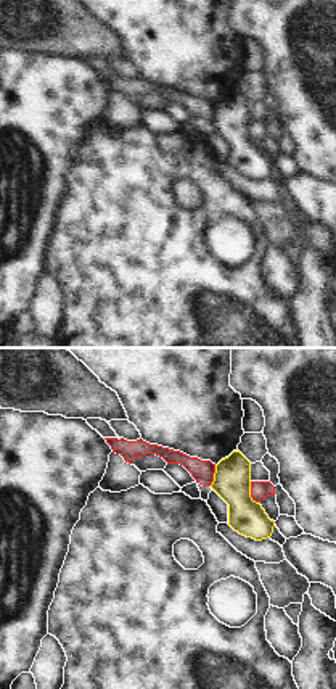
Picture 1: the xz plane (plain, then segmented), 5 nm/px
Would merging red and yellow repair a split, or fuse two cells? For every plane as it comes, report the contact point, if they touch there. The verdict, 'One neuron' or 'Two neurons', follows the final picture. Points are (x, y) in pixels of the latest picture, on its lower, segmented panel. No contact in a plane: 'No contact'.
Touches red at (251, 493).

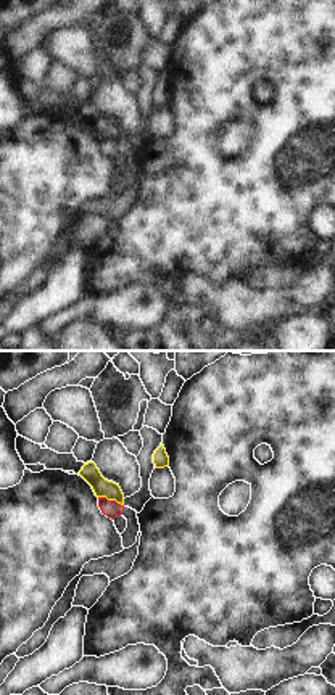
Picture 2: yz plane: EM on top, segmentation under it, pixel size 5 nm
Touches red at (111, 501).

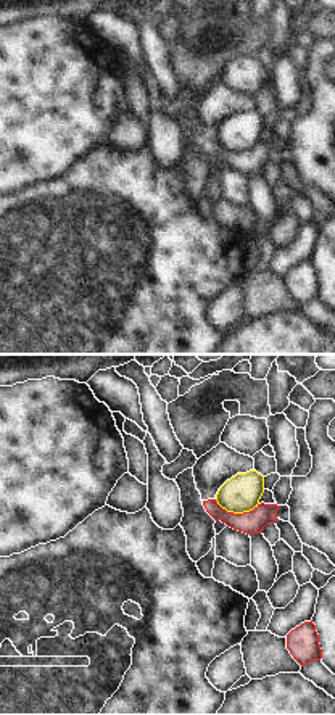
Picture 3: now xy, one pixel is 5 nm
Touches red at (237, 514).

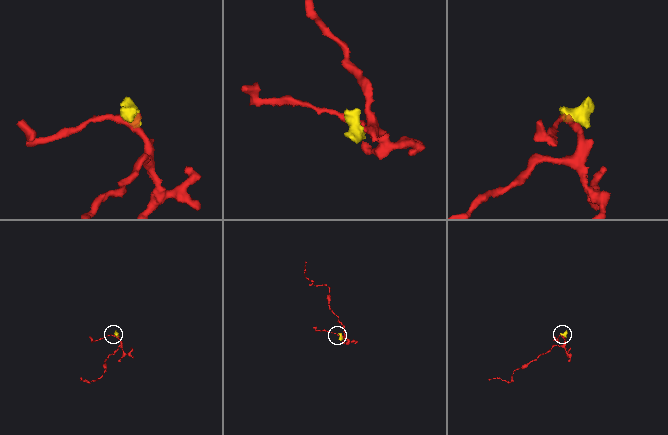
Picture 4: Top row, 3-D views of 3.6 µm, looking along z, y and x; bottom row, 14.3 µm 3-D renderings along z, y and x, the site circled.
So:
Two neurons.

